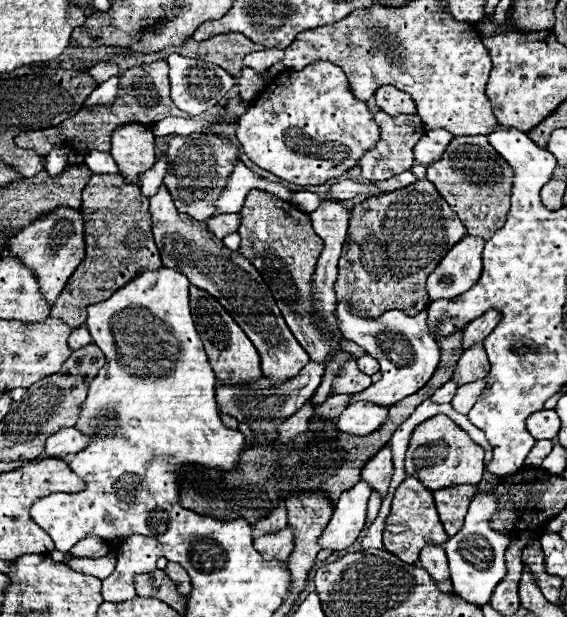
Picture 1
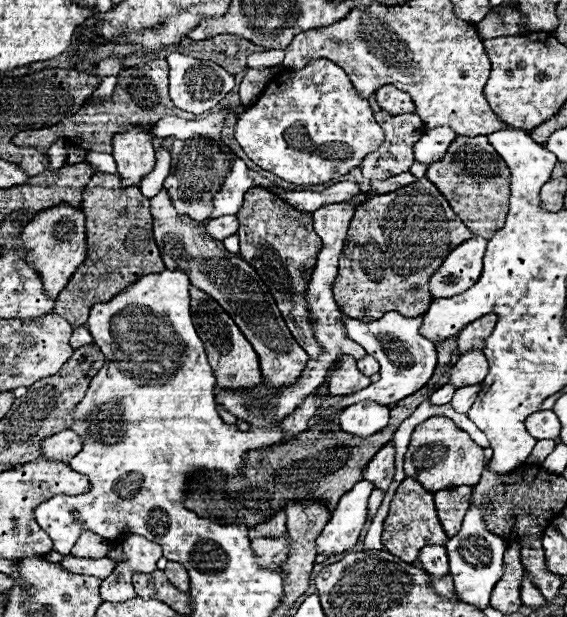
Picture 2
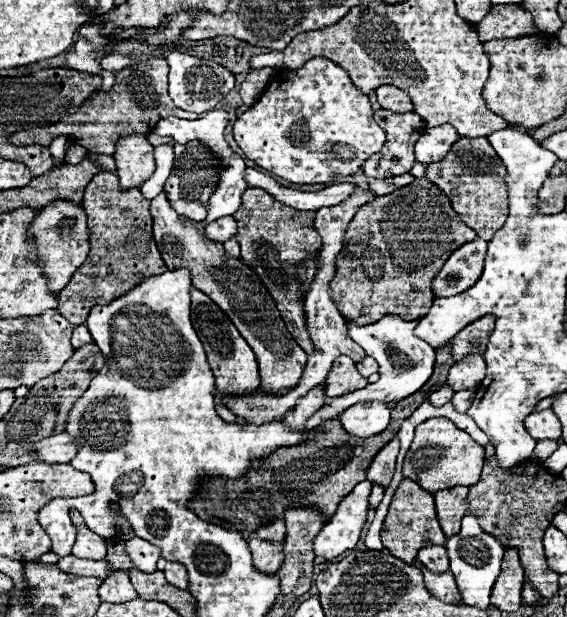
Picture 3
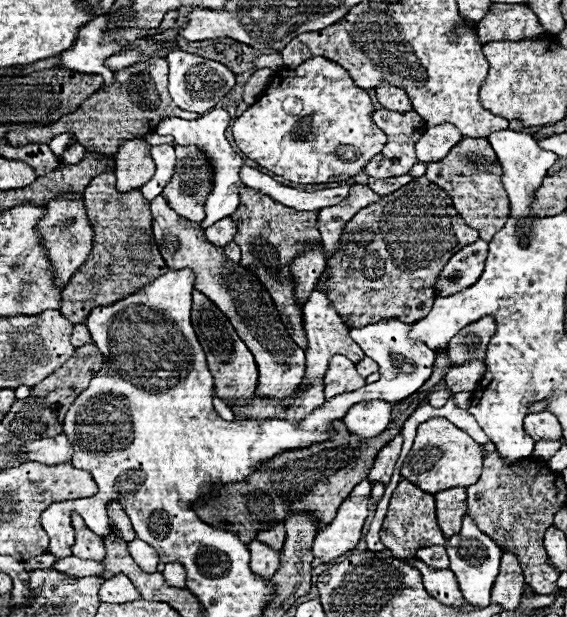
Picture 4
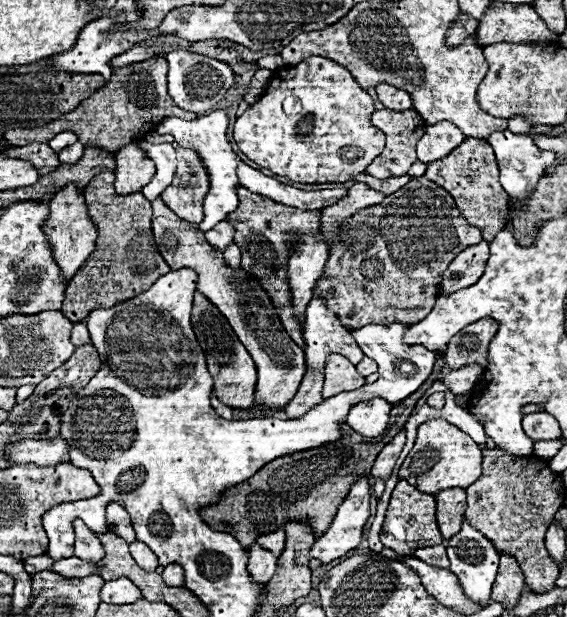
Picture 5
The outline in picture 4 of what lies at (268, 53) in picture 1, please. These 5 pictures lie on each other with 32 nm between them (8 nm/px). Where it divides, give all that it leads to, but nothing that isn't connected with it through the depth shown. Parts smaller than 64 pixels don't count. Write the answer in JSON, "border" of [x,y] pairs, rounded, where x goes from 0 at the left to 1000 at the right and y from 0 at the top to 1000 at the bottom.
{"border":[[[469,88],[469,91],[459,91],[448,97],[448,107],[459,113],[459,110],[480,110],[480,113],[490,113],[497,107],[497,88]]]}

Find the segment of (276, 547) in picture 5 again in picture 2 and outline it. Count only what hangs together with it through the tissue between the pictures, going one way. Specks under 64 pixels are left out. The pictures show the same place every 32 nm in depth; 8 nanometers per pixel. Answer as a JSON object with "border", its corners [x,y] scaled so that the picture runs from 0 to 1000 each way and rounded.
{"border":[[[501,827],[494,833],[483,833],[480,843],[451,853],[441,862],[441,872],[494,872],[504,862],[504,836]]]}

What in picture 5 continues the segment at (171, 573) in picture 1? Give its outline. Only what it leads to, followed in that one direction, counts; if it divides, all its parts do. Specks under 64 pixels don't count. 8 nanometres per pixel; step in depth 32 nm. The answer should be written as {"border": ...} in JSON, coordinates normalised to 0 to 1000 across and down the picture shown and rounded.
{"border":[[[300,914],[289,921],[286,927],[286,937],[289,943],[296,943],[300,950],[325,950],[325,930],[321,930],[321,921],[314,914]]]}

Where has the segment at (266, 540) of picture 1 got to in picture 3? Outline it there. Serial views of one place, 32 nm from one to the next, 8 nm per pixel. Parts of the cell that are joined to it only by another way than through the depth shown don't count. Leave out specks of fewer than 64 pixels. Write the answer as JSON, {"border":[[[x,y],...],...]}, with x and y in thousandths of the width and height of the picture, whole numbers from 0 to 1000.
{"border":[[[441,875],[441,891],[444,891],[444,911],[448,921],[462,930],[480,930],[494,921],[494,911],[501,908],[497,882],[480,882],[466,875]]]}

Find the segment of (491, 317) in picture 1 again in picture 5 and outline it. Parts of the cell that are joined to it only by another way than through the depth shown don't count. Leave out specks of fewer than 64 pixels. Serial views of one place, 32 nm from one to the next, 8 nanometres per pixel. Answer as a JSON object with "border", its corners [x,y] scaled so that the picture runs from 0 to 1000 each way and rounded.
{"border":[[[850,515],[832,522],[804,545],[794,548],[783,583],[790,600],[808,600],[829,590],[857,593],[861,590],[861,561],[878,538],[878,522],[864,515]]]}

